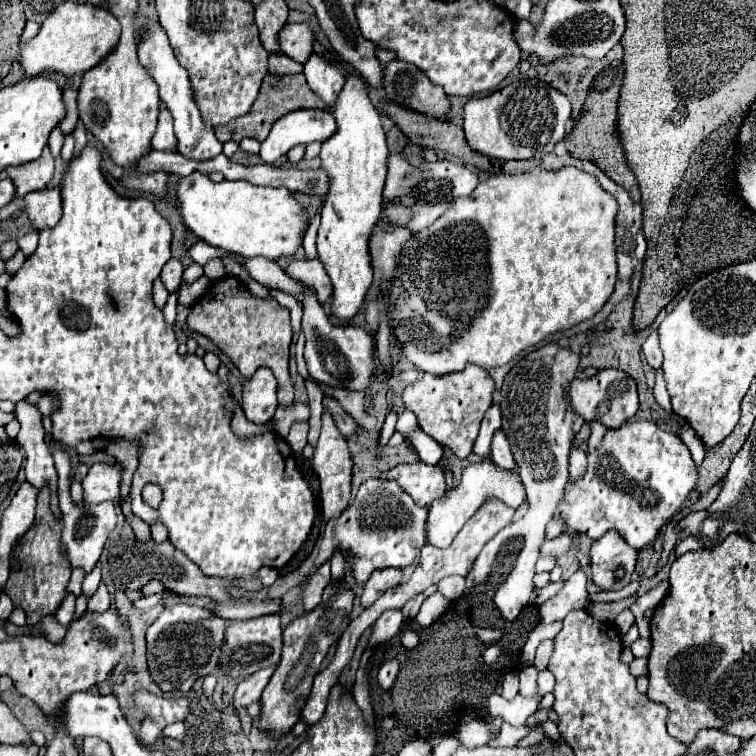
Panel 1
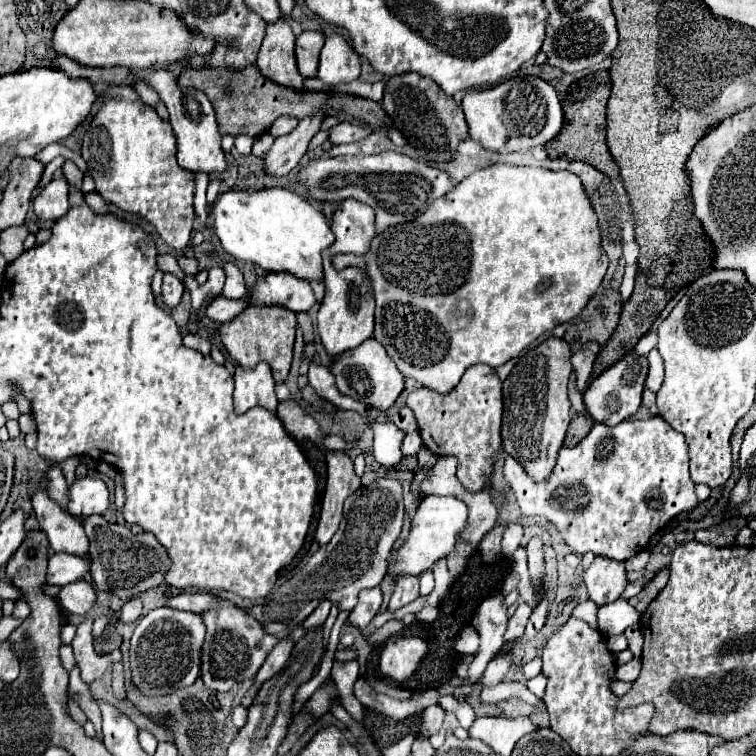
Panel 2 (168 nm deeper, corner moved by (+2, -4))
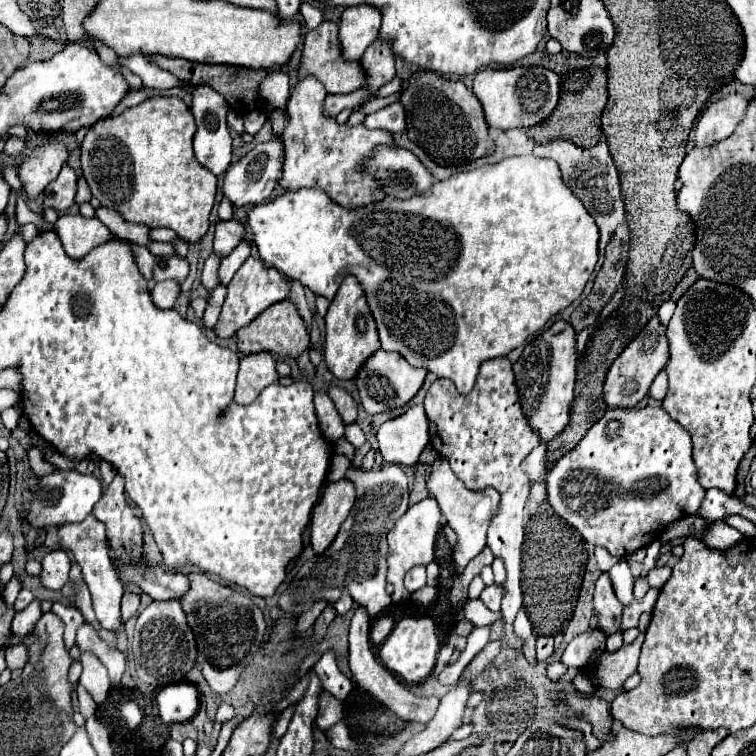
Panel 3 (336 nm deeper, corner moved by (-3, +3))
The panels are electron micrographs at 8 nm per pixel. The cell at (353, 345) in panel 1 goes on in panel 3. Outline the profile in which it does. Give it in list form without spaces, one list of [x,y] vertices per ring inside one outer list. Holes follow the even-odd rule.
[[[380,349],[380,351],[376,351],[376,355],[372,355],[372,357],[364,363],[362,373],[358,373],[358,377],[356,377],[356,387],[358,387],[358,391],[360,391],[362,407],[364,407],[366,413],[370,413],[370,415],[398,409],[398,407],[406,405],[406,403],[420,391],[426,375],[428,375],[426,369],[416,369],[416,367],[412,367],[406,359],[402,359],[402,355],[398,355],[398,353],[388,353],[388,351],[382,351],[382,349]]]

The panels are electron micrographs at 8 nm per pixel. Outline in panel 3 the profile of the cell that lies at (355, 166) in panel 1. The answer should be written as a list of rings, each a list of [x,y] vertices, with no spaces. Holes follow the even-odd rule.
[[[350,275],[340,285],[340,289],[326,313],[326,339],[324,341],[326,341],[324,343],[324,359],[328,363],[328,369],[338,379],[356,379],[358,371],[368,361],[368,357],[380,349],[376,323],[368,309],[366,297],[362,295],[362,287]]]

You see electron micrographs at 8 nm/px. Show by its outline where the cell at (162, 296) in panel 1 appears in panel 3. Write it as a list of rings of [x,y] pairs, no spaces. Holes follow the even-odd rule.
[[[130,245],[132,247],[132,251],[134,251],[134,261],[138,263],[138,269],[140,269],[140,273],[152,283],[152,267],[154,267],[154,255],[146,249],[146,247],[142,247],[142,245]]]

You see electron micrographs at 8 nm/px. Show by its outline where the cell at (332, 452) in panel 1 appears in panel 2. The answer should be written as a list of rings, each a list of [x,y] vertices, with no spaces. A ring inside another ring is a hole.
[[[341,450],[327,452],[325,462],[327,462],[327,486],[319,526],[315,532],[315,540],[319,544],[329,542],[331,536],[337,532],[345,498],[361,486],[361,478],[353,470],[353,460],[345,452]]]

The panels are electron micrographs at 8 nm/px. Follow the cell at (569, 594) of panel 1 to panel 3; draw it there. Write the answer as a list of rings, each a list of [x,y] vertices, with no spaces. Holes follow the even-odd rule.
[[[668,566],[654,567],[647,574],[647,581],[650,587],[661,589],[666,581],[670,578],[672,574],[672,568]]]

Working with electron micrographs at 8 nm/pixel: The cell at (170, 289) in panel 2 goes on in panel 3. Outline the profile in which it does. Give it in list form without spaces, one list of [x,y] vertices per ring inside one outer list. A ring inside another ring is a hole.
[[[162,281],[162,283],[156,283],[156,287],[150,291],[150,295],[152,295],[152,301],[156,307],[172,309],[180,295],[180,287],[174,281]]]

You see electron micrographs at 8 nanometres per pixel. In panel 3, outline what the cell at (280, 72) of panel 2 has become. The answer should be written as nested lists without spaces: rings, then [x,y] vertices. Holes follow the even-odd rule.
[[[306,77],[296,83],[292,97],[286,107],[286,127],[282,131],[284,139],[284,169],[280,185],[286,191],[298,191],[302,187],[322,187],[332,201],[350,209],[362,207],[386,197],[380,181],[374,175],[362,173],[362,163],[368,161],[376,147],[396,147],[390,131],[368,129],[362,123],[350,127],[348,123],[338,125],[334,117],[324,115],[324,97],[326,91],[322,83],[314,77]]]

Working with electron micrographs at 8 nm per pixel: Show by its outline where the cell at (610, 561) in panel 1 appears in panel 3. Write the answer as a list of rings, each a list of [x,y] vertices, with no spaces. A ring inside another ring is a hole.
[[[606,573],[600,575],[594,589],[594,613],[598,617],[598,631],[606,637],[618,633],[622,621],[622,603],[618,603],[614,589],[610,587],[610,579]]]

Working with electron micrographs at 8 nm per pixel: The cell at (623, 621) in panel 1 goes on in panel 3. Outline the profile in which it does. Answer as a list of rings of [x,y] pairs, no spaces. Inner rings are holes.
[[[640,633],[630,645],[622,645],[616,653],[604,651],[604,655],[590,665],[590,671],[598,677],[600,687],[618,691],[624,685],[624,681],[638,669],[642,641],[644,635]]]

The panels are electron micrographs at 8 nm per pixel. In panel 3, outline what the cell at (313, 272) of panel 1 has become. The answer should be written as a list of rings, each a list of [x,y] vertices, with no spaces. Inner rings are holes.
[[[248,257],[244,261],[244,265],[236,271],[236,275],[232,277],[232,281],[228,283],[228,295],[226,295],[226,301],[224,301],[224,307],[222,307],[222,313],[220,313],[220,319],[214,327],[214,335],[220,337],[220,339],[228,339],[228,337],[234,337],[238,329],[246,327],[252,319],[256,319],[266,307],[282,301],[288,297],[288,291],[290,291],[290,283],[282,277],[282,273],[270,265],[266,265],[264,261],[260,259],[254,259],[254,257]]]

